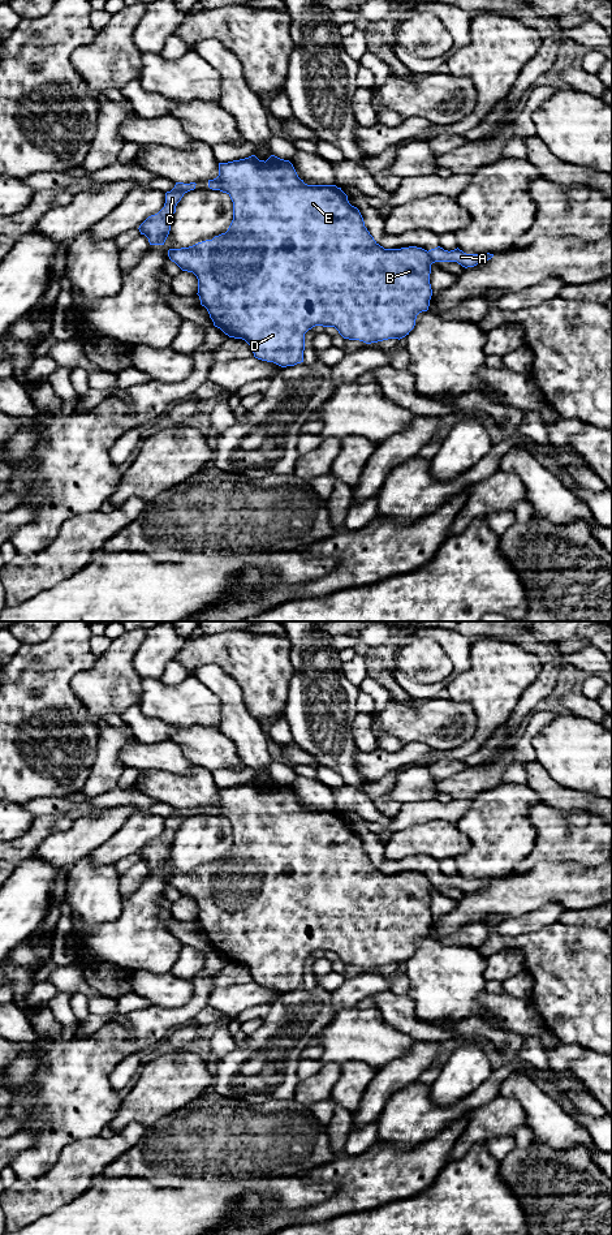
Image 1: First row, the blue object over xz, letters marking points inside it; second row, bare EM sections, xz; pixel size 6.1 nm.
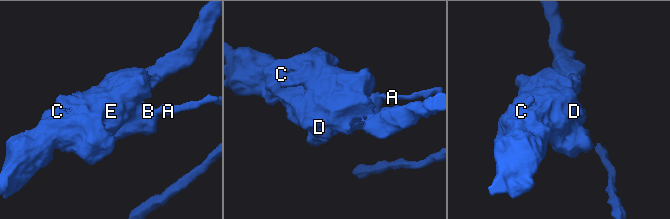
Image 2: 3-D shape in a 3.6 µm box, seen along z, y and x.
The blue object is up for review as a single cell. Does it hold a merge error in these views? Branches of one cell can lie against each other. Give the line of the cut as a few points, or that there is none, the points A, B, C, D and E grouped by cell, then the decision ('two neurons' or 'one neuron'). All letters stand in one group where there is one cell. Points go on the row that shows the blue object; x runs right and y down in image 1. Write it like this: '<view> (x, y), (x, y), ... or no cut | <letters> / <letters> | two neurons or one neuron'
xz (427, 252), (434, 262) | A / B C D E | two neurons

